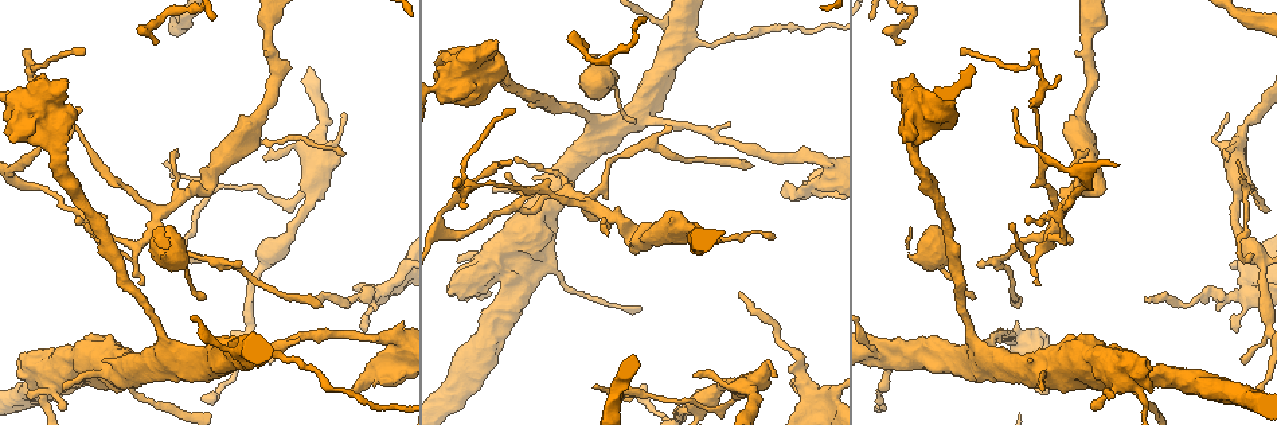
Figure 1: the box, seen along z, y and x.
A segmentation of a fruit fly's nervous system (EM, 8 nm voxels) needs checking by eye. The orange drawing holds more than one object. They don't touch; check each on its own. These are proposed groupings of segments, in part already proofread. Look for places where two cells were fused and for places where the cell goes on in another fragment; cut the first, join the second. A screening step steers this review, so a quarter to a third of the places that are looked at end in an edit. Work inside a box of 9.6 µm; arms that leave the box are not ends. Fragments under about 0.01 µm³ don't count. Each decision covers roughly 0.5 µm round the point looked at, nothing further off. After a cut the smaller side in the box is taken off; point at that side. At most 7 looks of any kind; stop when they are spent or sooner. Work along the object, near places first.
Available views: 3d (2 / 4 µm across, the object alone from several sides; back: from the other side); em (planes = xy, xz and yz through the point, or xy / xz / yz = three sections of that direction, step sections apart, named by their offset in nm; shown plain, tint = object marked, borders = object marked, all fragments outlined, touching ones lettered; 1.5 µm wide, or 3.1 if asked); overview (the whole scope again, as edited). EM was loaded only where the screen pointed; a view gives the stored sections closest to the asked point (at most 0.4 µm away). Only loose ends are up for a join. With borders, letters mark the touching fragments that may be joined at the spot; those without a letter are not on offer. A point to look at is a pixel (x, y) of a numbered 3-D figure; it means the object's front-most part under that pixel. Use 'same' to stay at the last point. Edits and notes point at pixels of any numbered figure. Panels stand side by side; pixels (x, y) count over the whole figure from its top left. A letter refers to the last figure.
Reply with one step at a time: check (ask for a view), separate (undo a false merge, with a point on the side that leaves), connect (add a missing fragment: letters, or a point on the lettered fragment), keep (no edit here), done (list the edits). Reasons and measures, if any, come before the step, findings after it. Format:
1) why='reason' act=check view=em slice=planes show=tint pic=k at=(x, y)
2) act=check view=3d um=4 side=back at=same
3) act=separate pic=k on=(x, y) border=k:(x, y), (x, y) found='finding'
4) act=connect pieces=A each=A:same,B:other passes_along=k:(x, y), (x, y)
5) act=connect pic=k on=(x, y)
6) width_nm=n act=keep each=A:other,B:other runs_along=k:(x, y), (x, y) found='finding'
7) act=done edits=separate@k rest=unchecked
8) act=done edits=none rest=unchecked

act=check view=em slice=yz step=8 show=borders pic=1 at=(1250, 254)

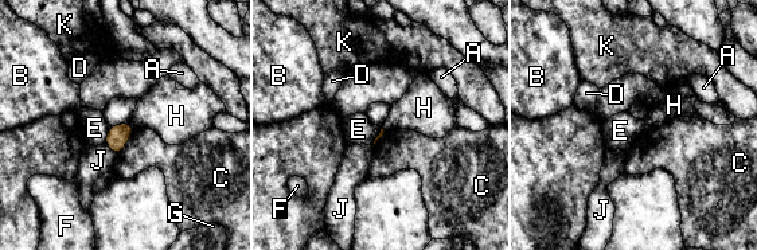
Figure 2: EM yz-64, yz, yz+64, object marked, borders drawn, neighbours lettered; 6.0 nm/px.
act=keep each=A:other,B:other,C:other,D:other,E:other,F:other,G:other,H:other,J:other,K:other found='no lettered fragment goes on from it'

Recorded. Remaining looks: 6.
why='tapers out' act=check view=3d um=4 pic=1 at=(1147, 300)

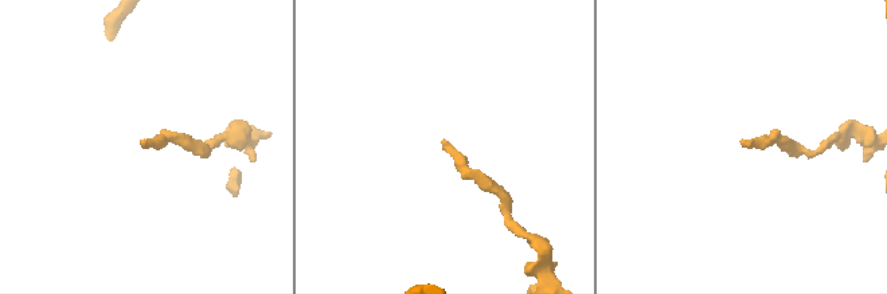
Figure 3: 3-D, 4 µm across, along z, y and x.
why='need the tissue' act=check view=em slice=planes show=borders pic=3 at=(444, 140)

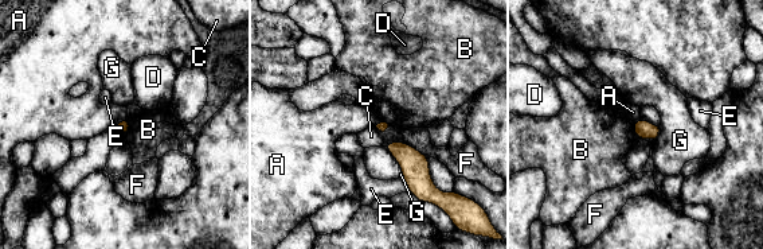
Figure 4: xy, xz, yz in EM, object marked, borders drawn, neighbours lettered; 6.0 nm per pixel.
act=keep each=A:other,B:other,C:other,D:other,E:other,F:other,G:other border=4:(128, 117), (114, 125) found='none of them fits'

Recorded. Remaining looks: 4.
why='thin end' act=check view=em slice=xz step=4 show=tint pic=1 at=(158, 230)

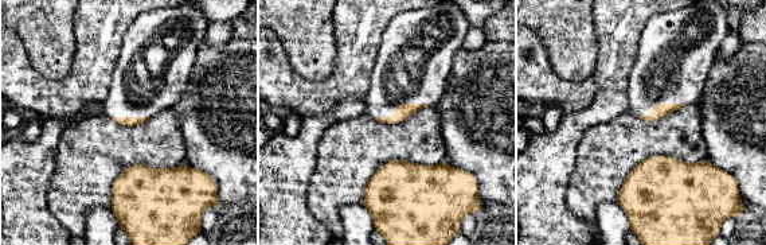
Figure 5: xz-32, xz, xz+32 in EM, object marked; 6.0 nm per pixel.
why='another direction' act=check view=em slice=planes show=borders at=same

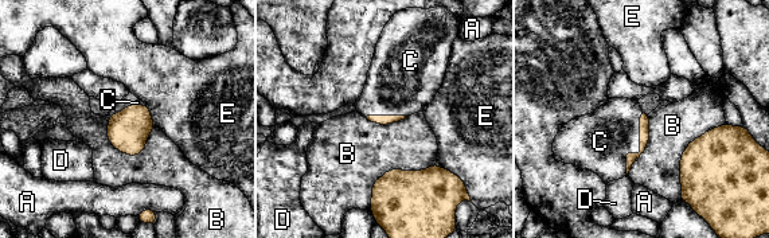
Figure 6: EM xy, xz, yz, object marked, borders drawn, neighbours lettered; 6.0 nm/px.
act=connect pieces=C each=A:other,B:other,C:same,D:other,E:other passes_along=6:(644, 117), (640, 145), (600, 141) found='the cell continues'

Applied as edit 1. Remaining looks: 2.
act=done edits=connect@6 rest=unchecked

